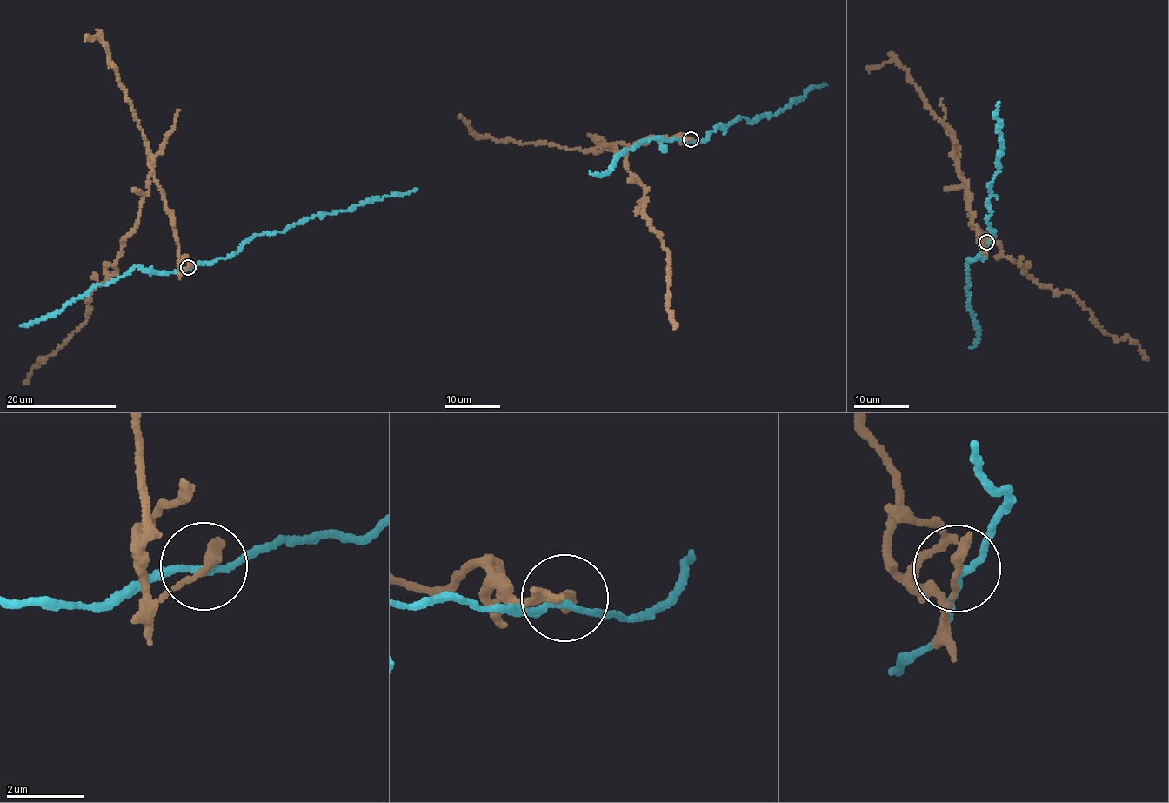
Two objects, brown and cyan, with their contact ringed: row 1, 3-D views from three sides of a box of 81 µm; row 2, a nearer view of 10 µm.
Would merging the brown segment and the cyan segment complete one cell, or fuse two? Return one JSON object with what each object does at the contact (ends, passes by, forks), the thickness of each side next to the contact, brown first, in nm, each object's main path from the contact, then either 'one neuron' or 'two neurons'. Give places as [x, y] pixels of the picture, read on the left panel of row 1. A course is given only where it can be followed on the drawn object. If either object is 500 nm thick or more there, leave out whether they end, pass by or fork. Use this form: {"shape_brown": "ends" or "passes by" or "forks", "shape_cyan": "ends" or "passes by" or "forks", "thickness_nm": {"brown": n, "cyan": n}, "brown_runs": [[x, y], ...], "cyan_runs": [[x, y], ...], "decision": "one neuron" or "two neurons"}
{"shape_brown": "ends", "shape_cyan": "passes by", "thickness_nm": {"brown": 280, "cyan": 150}, "brown_runs": [[189, 267], [180, 270], [171, 215], [151, 174], [116, 272], [91, 291], [85, 322], [37, 359], [23, 384]], "cyan_runs": [[188, 268], [230, 256], [262, 232], [283, 231], [317, 214], [350, 210], [364, 201], [403, 194], [417, 188]], "decision": "two neurons"}

